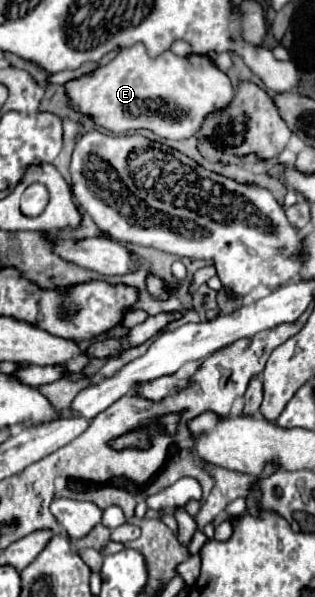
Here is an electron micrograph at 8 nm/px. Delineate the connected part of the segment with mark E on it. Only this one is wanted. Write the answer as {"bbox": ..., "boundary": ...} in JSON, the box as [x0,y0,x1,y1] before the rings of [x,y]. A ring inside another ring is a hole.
{"bbox":[65,44,233,140],"boundary":[[[143,44],[121,50],[107,66],[99,68],[91,76],[83,76],[83,78],[67,82],[65,88],[67,88],[67,94],[73,106],[79,112],[89,114],[91,118],[95,118],[99,126],[115,134],[125,134],[127,130],[147,128],[147,130],[153,130],[161,138],[173,138],[173,140],[183,140],[183,138],[193,136],[197,132],[197,126],[201,126],[201,118],[205,118],[205,114],[227,106],[233,98],[231,80],[207,56],[191,54],[191,56],[181,58],[181,56],[175,56],[171,50],[167,50],[165,54],[153,60],[147,54]]]}

